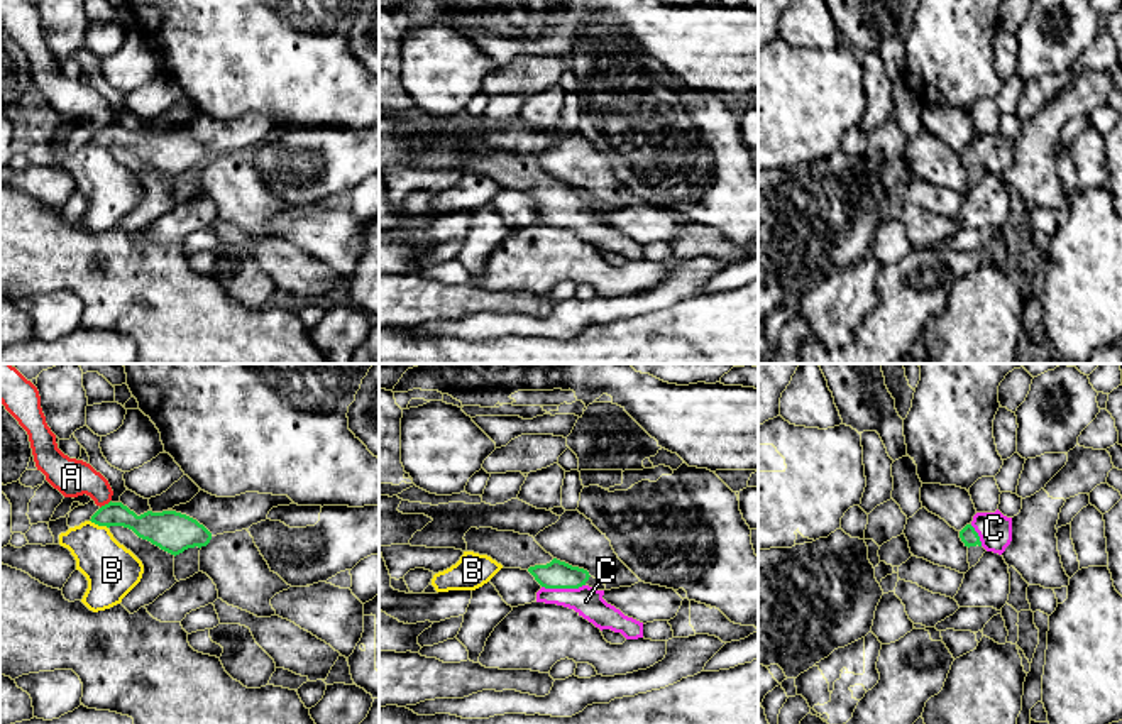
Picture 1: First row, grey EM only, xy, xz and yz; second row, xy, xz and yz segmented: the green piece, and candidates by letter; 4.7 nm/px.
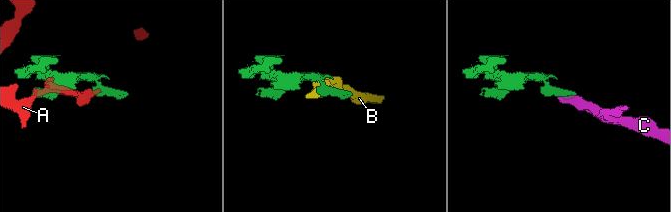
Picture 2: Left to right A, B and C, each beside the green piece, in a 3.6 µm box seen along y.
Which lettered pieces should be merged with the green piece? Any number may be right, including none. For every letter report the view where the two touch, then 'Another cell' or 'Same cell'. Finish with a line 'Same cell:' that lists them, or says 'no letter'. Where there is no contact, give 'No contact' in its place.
A: Touches green in xy. Another cell
B: Touches green in xy. Another cell
C: Touches green in xz. Same cell
Same cell: C

